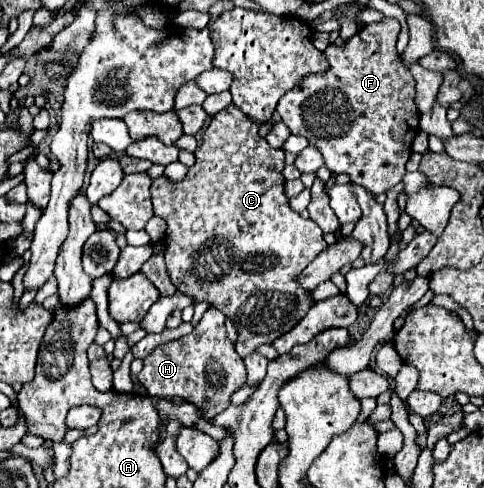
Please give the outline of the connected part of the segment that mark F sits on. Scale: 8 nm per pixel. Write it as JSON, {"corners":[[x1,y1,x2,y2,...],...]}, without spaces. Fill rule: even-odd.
{"corners":[[385,18,377,24,367,24,343,46,329,44,325,50,329,70,325,74,309,74,293,90,289,90,277,104,277,112,283,124,295,136,309,138,311,146,321,150,325,166,331,172,349,174,353,184,365,186,371,194,385,194,389,188,401,182,405,164,411,156,411,142,419,132,419,110,415,106,415,80,403,66,395,42,399,34,399,22]]}

